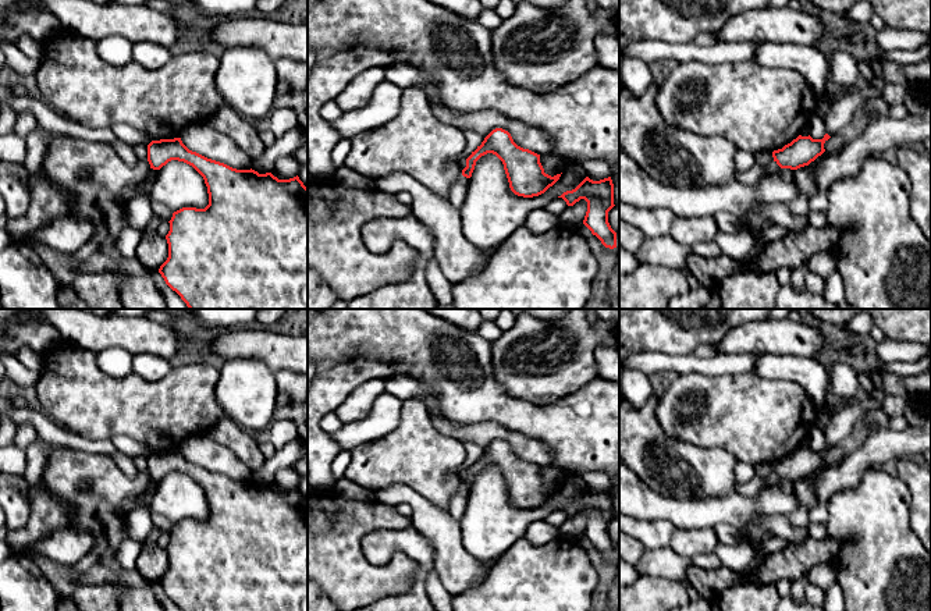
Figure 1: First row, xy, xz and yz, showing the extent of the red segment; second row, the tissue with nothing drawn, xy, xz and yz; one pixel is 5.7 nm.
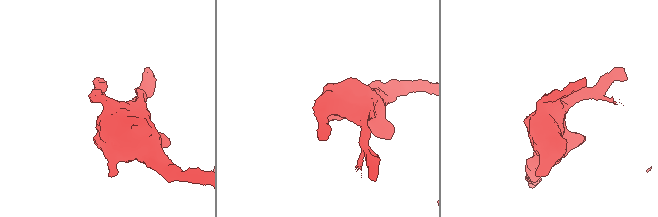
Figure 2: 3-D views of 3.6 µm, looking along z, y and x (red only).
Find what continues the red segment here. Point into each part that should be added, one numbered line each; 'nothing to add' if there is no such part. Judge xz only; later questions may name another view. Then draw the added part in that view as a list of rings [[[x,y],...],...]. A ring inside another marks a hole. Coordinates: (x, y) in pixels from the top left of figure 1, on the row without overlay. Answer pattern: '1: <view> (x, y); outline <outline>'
nothing to add

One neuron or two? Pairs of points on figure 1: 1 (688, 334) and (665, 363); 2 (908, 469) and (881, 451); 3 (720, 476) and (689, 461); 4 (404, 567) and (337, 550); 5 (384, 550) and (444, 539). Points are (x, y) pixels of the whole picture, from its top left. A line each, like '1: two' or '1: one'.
1: two
2: two
3: one
4: one
5: two

